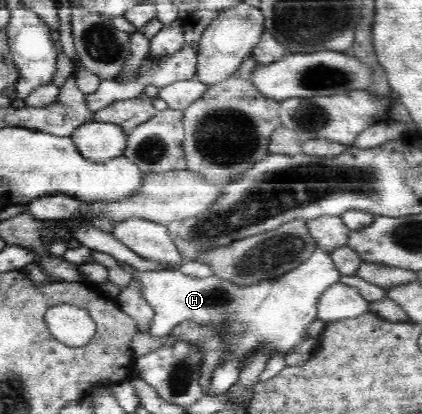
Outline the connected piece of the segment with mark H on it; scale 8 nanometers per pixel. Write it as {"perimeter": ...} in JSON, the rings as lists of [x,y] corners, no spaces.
{"perimeter":[[[316,249],[307,261],[297,265],[297,268],[283,273],[282,276],[274,277],[273,280],[259,280],[254,281],[253,284],[245,285],[213,275],[207,278],[189,277],[181,273],[179,269],[140,271],[130,264],[126,264],[126,266],[132,268],[132,271],[129,271],[129,276],[138,282],[143,298],[155,311],[155,320],[149,324],[149,329],[146,330],[151,336],[165,336],[179,324],[195,323],[199,327],[216,330],[216,334],[222,338],[222,344],[224,344],[226,351],[222,356],[222,361],[214,369],[208,385],[202,390],[203,396],[207,397],[216,397],[226,393],[238,381],[239,374],[241,374],[241,364],[253,352],[266,348],[266,354],[269,357],[275,352],[286,357],[287,354],[293,353],[303,340],[310,338],[311,335],[307,328],[318,318],[319,296],[340,278],[340,271],[332,260],[332,254],[323,249]]]}

